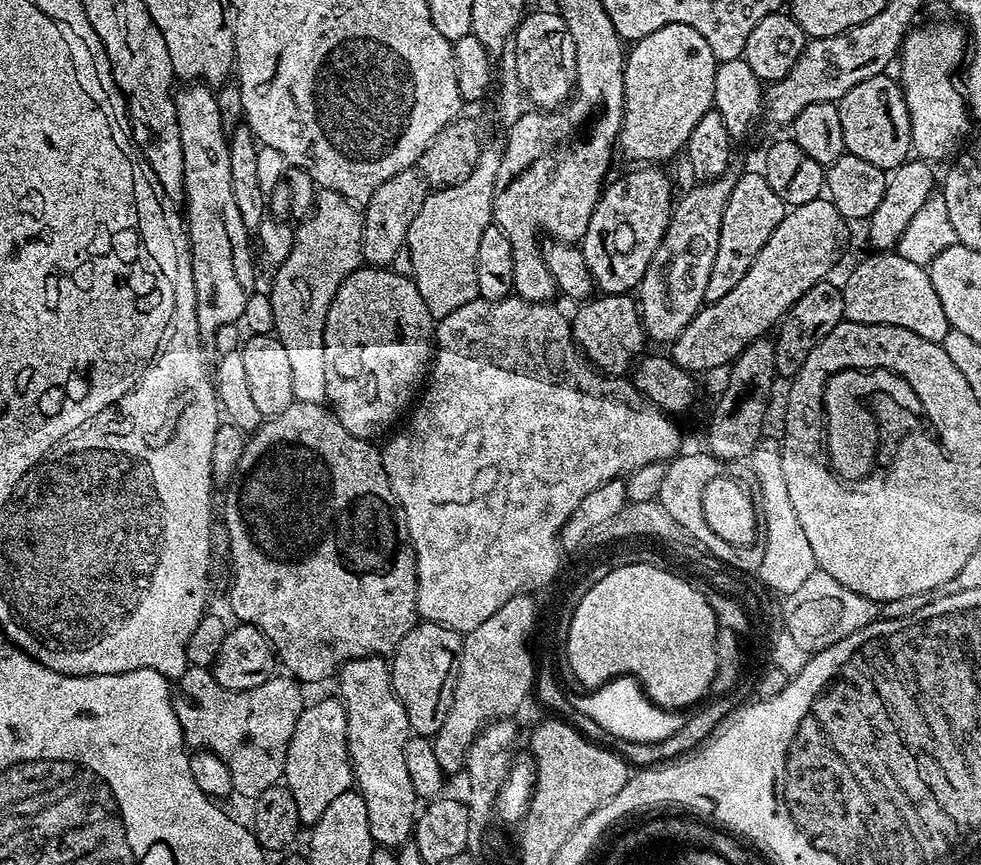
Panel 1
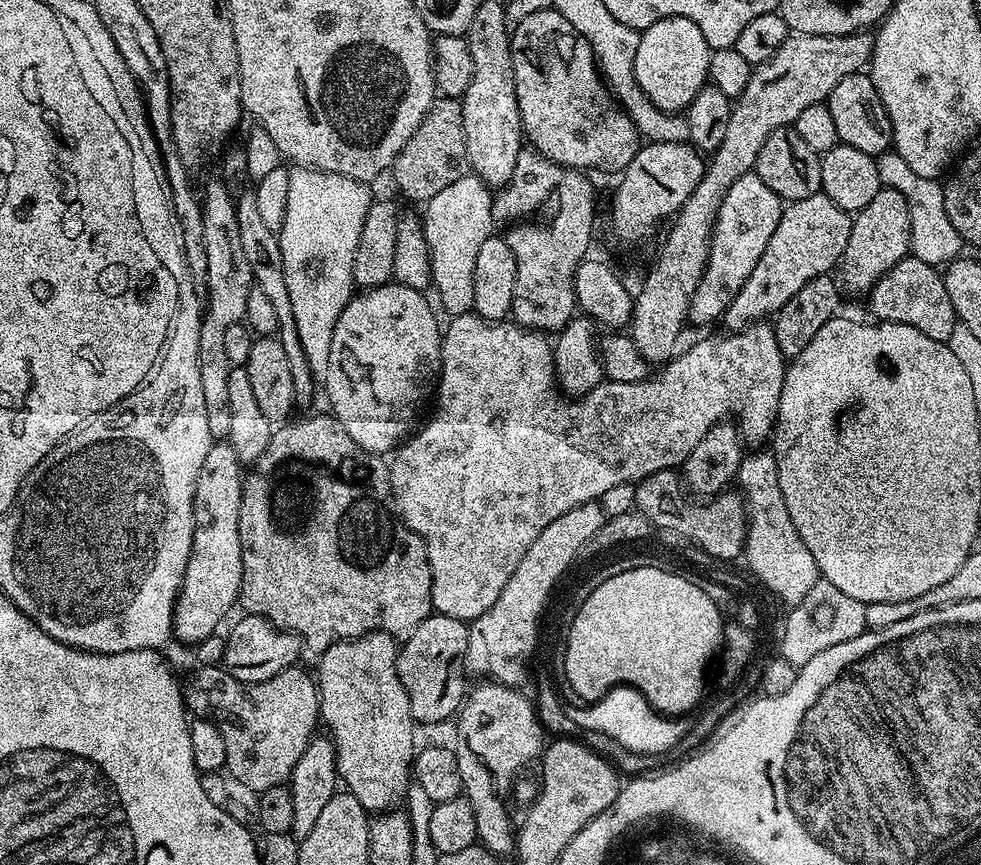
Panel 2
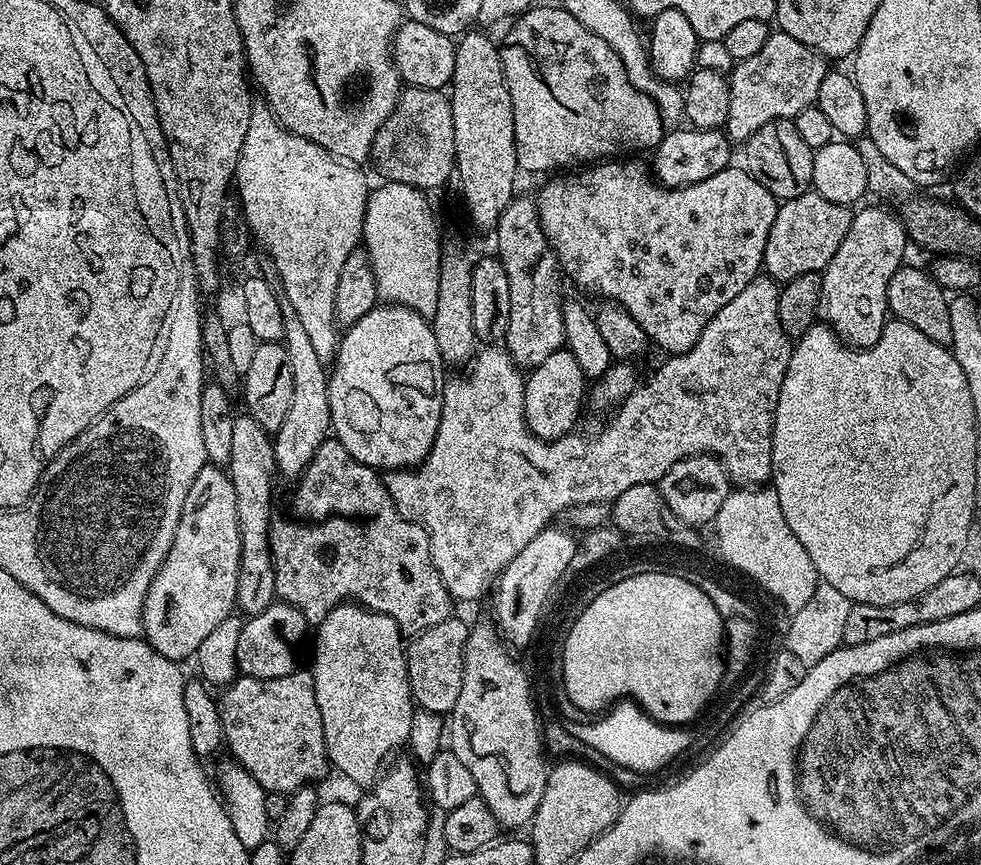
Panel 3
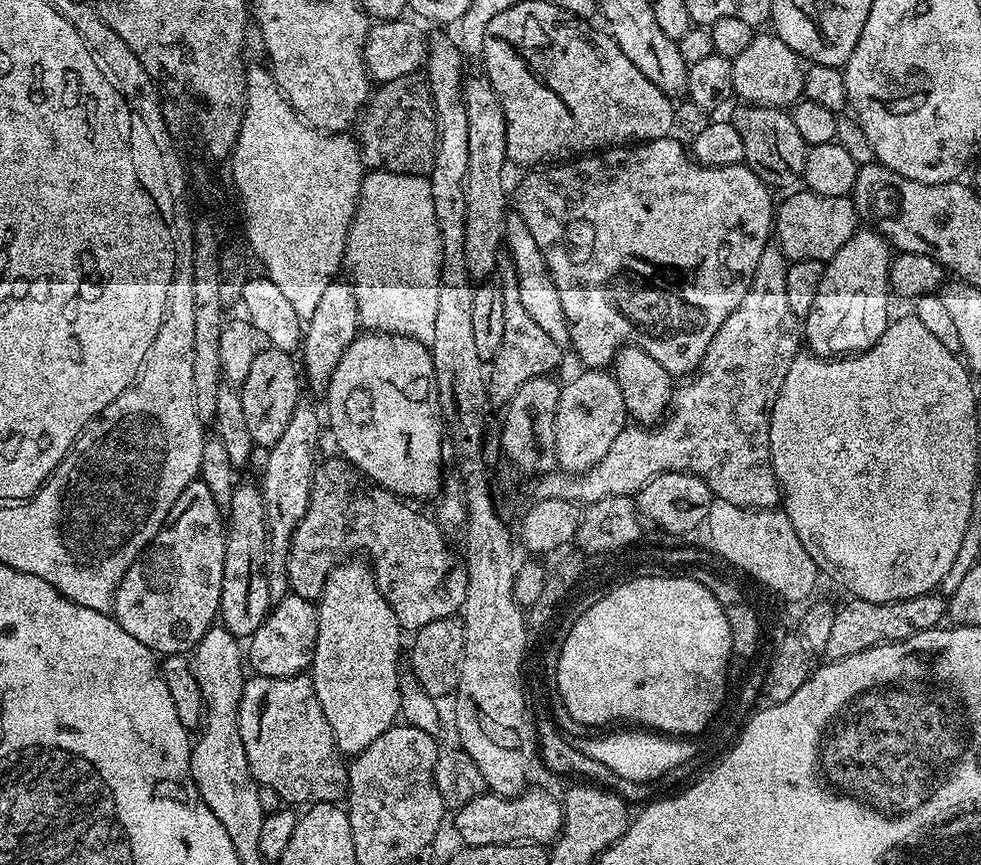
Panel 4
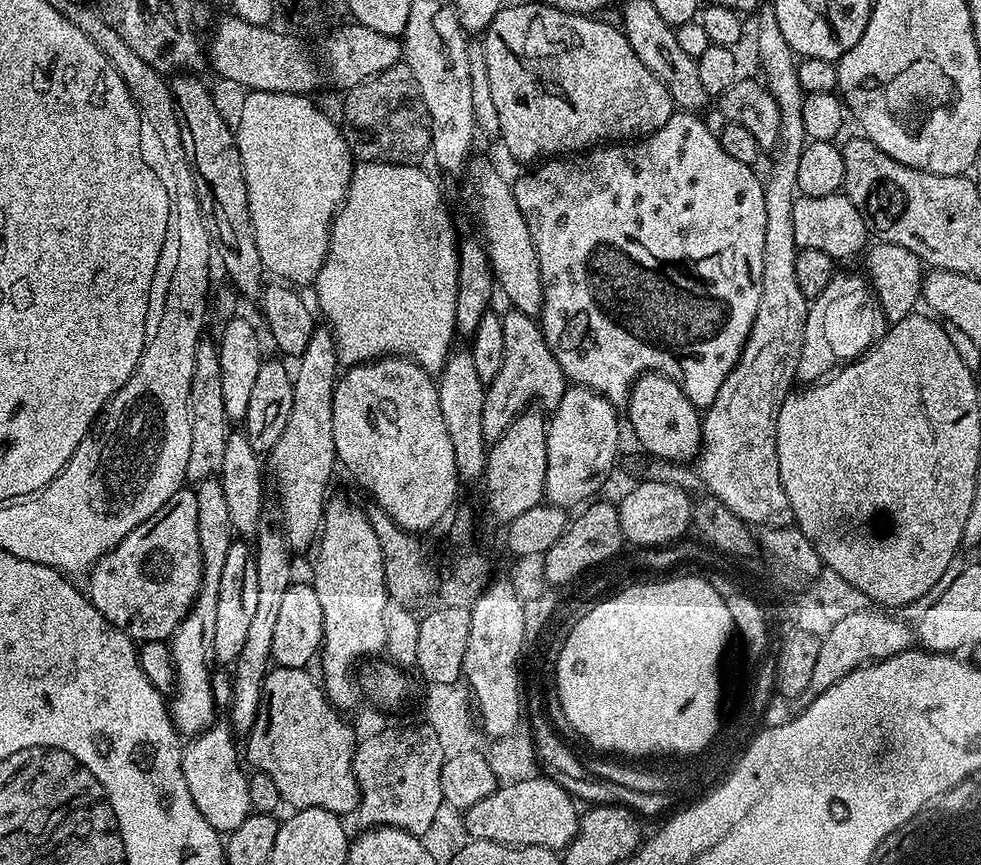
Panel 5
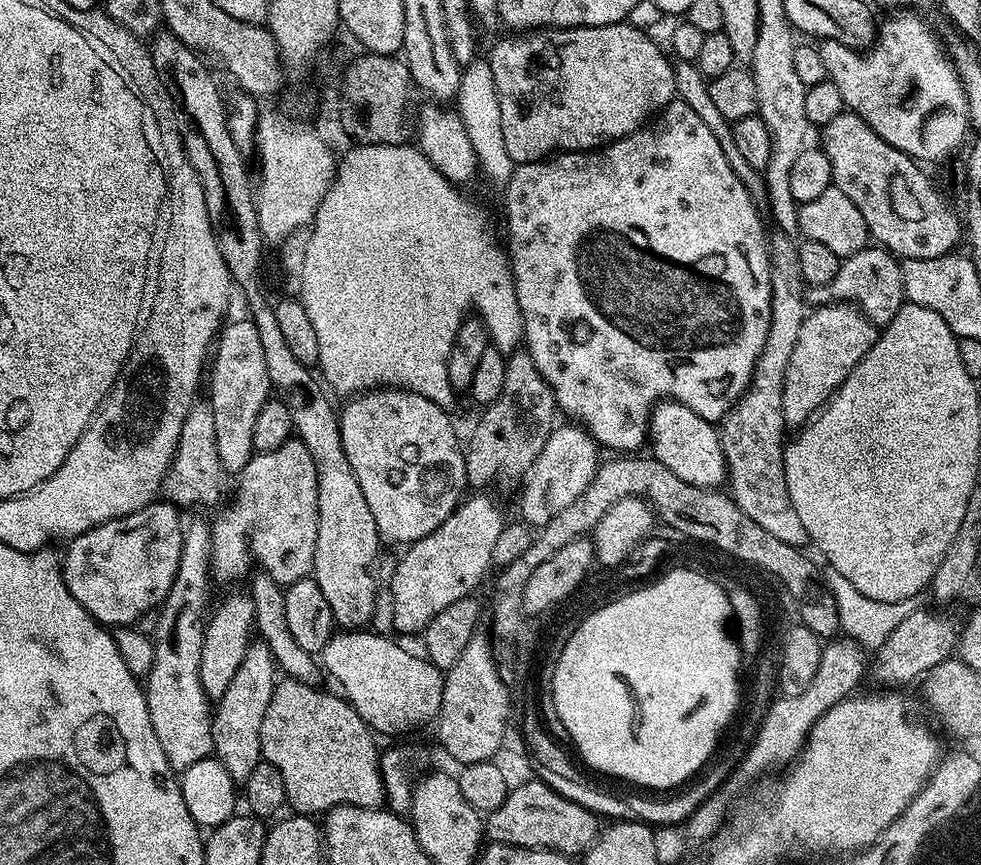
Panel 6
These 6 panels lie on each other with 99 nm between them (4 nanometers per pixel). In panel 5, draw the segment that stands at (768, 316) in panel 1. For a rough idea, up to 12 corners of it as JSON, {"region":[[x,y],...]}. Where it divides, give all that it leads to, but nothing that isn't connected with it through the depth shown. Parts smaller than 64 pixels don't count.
{"region":[[840,192],[797,195],[797,249],[843,262],[869,240],[864,215]]}

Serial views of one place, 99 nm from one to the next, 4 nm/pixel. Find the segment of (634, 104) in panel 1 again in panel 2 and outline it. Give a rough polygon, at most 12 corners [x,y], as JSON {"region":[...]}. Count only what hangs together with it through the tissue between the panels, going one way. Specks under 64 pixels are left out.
{"region":[[690,18],[640,32],[634,76],[680,114],[709,83],[713,49]]}

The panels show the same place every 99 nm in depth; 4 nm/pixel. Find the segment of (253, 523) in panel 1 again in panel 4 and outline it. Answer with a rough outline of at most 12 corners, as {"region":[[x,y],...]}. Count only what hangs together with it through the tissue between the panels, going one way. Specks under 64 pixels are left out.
{"region":[[321,459],[288,551],[319,601],[361,548],[405,633],[457,615],[445,529],[347,460]]}

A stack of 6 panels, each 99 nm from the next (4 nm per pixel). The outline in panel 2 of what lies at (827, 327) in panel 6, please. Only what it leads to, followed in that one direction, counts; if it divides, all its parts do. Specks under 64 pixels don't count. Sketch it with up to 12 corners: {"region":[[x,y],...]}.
{"region":[[881,186],[852,216],[843,287],[871,292],[909,255],[911,211]]}

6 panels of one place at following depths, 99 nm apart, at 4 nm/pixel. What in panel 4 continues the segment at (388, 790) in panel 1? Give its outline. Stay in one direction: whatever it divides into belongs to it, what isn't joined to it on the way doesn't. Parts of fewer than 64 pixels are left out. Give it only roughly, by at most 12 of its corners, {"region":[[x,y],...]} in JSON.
{"region":[[363,559],[318,601],[310,669],[338,750],[400,716],[402,629]]}

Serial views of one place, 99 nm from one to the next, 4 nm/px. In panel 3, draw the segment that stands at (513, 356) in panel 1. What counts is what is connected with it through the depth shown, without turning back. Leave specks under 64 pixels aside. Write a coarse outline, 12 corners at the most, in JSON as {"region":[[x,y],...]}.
{"region":[[754,277],[593,436],[542,440],[500,346],[383,477],[453,601],[574,502],[691,456],[772,479],[793,341]]}

